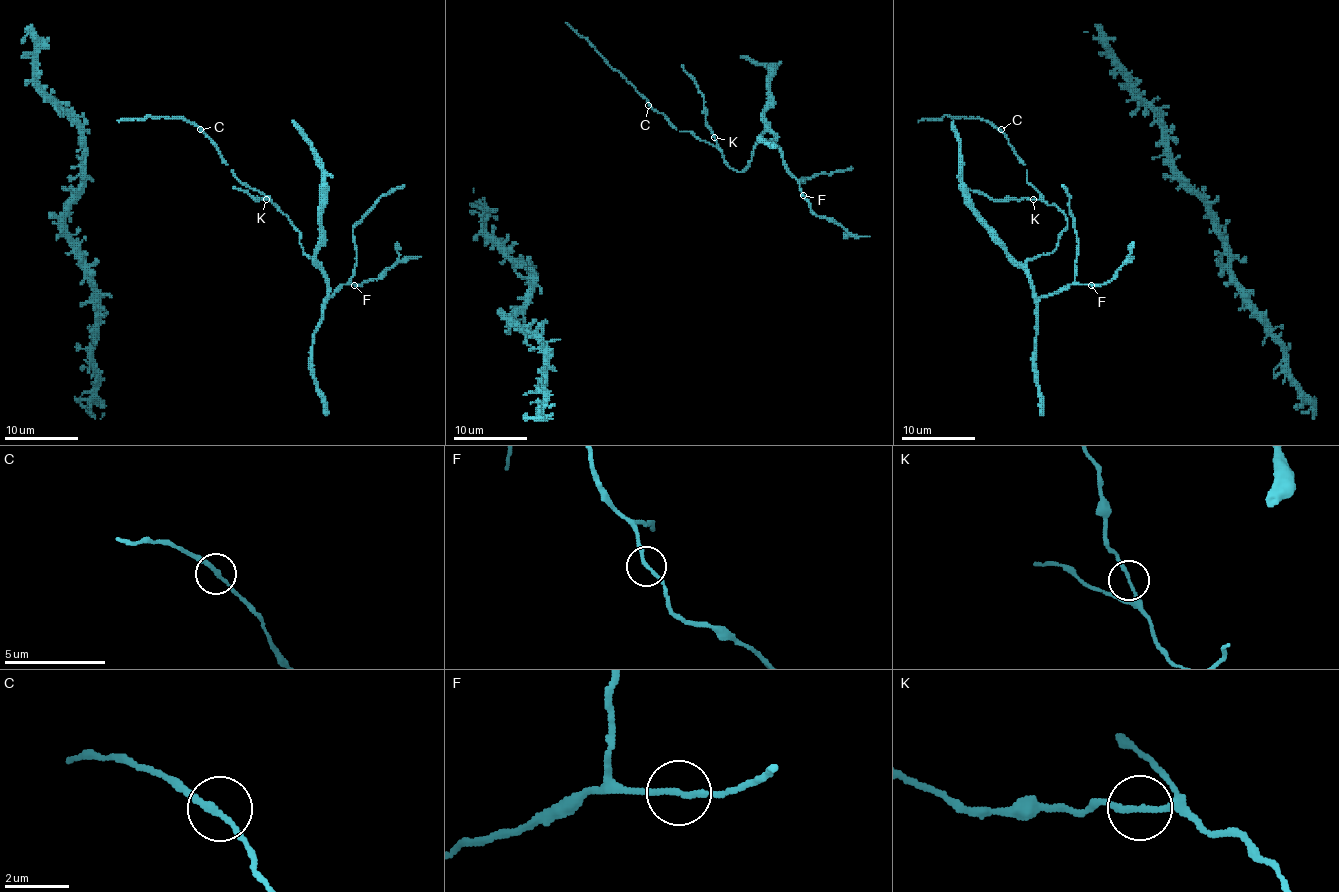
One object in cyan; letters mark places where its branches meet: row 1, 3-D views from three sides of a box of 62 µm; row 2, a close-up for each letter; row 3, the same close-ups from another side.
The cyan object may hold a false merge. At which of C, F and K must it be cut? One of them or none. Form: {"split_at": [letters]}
{"split_at": []}

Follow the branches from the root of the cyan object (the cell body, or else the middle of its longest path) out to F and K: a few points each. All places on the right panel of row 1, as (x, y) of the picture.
F: (1001, 129), (1025, 164), (1027, 181), (1067, 222), (1051, 253), (1027, 262), (1032, 291), (1041, 297), (1091, 284)
K: (1001, 129), (1014, 153), (1025, 164), (1027, 181), (1041, 196), (1032, 199)

